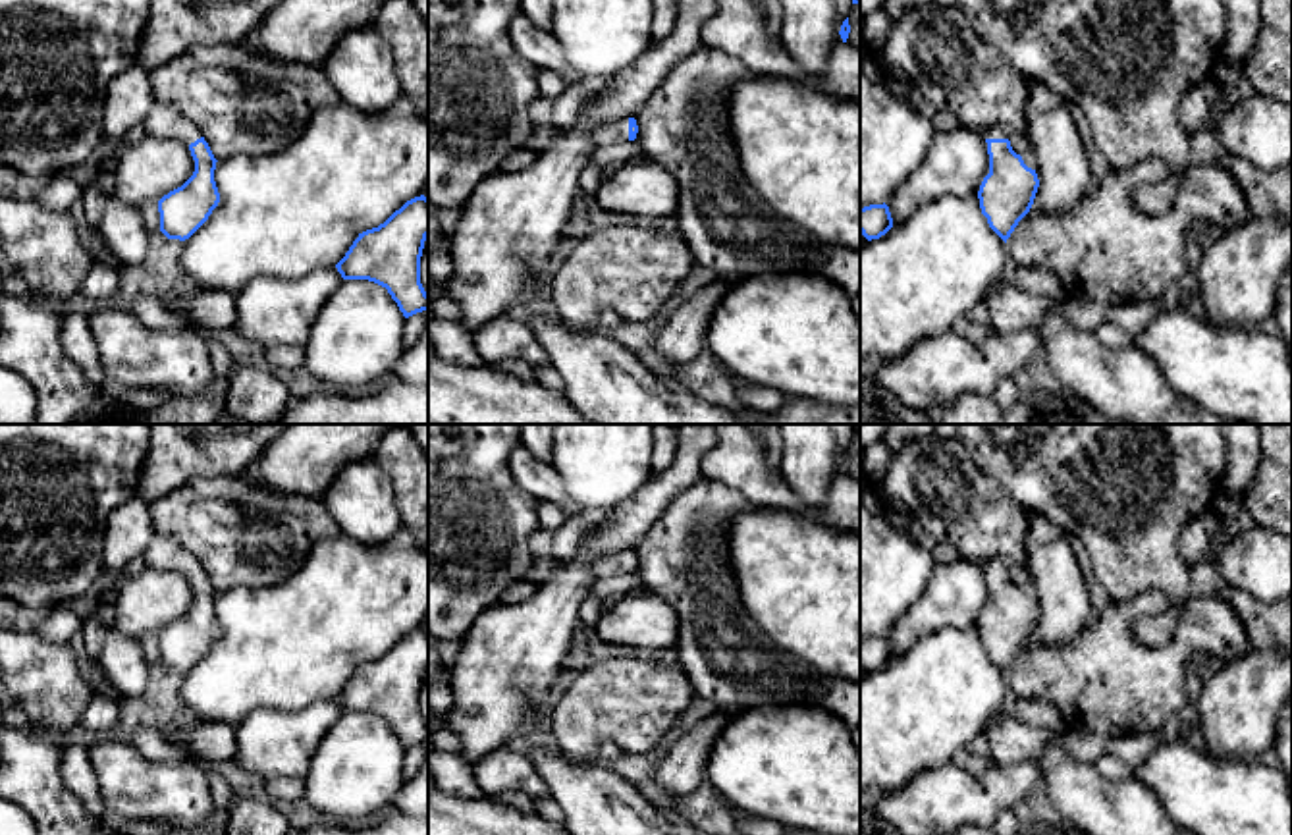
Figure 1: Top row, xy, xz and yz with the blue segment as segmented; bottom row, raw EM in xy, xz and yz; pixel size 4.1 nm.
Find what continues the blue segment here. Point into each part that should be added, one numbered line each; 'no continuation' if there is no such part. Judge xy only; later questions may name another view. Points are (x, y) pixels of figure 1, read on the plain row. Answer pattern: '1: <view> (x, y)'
1: xy (164, 554)

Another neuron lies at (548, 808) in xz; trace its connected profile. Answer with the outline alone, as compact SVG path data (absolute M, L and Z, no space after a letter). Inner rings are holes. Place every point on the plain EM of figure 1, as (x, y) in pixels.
M538 798L534 800L534 812L557 825L565 823L565 812L553 798Z

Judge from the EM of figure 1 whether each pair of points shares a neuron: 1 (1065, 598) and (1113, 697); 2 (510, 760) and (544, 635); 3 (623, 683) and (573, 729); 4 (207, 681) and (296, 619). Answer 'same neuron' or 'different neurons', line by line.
1: different neurons
2: different neurons
3: same neuron
4: same neuron

